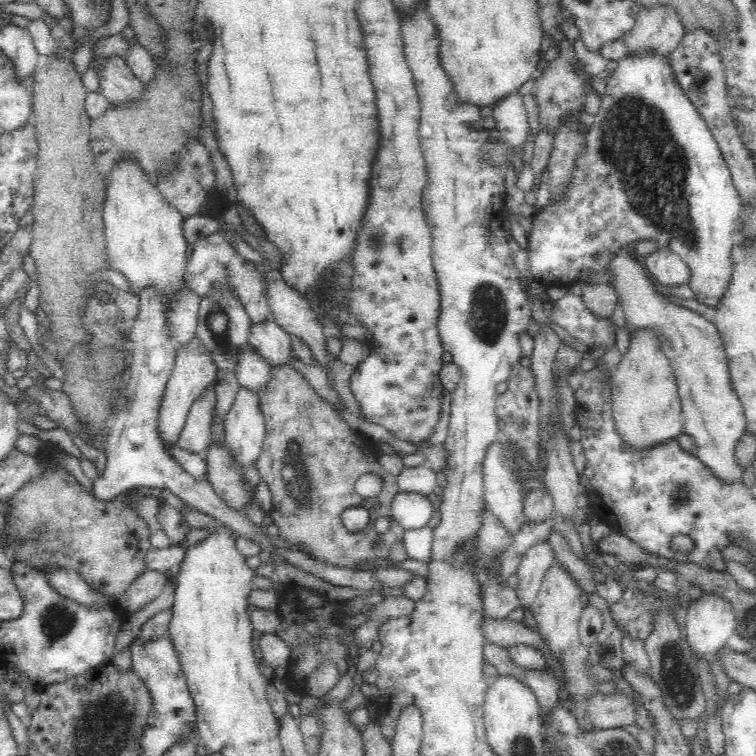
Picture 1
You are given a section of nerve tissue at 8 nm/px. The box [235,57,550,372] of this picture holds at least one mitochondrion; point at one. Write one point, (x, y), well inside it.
(488, 314)

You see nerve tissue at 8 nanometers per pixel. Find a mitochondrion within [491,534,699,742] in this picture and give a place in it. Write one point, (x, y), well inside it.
(678, 682)

